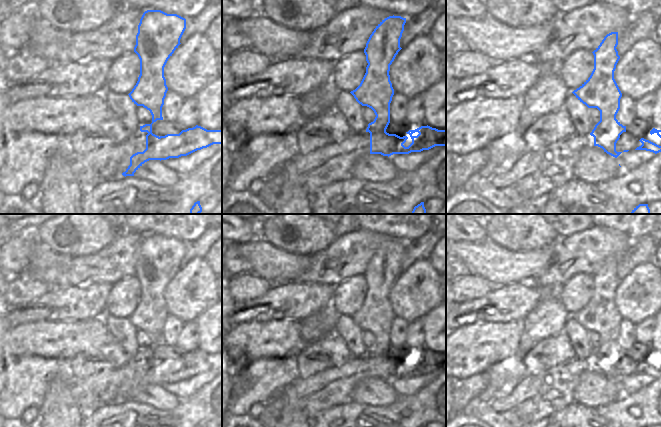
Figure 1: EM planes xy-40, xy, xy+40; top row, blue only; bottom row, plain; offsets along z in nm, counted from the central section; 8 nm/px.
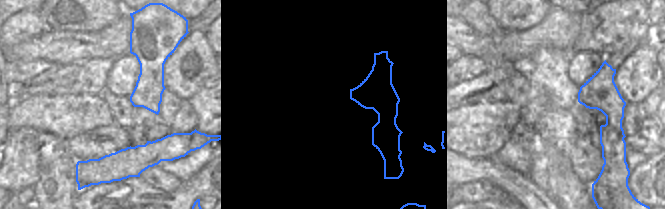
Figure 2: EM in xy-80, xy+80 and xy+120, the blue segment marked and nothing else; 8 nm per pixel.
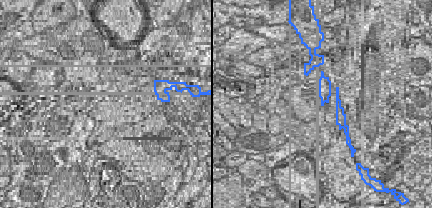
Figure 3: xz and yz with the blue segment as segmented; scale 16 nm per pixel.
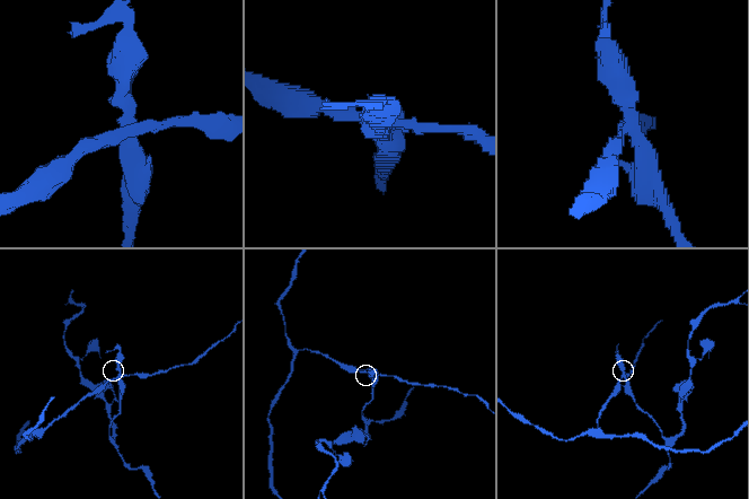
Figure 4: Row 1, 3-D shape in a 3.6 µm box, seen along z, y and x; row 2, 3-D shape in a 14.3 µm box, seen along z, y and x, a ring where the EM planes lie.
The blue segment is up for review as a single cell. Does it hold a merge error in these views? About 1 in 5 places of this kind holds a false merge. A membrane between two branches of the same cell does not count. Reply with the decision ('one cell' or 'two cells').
two cells

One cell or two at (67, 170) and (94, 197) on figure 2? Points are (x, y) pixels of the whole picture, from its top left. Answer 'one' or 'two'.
two

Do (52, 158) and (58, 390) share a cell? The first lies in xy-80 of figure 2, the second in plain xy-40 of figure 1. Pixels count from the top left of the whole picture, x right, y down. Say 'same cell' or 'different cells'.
same cell

